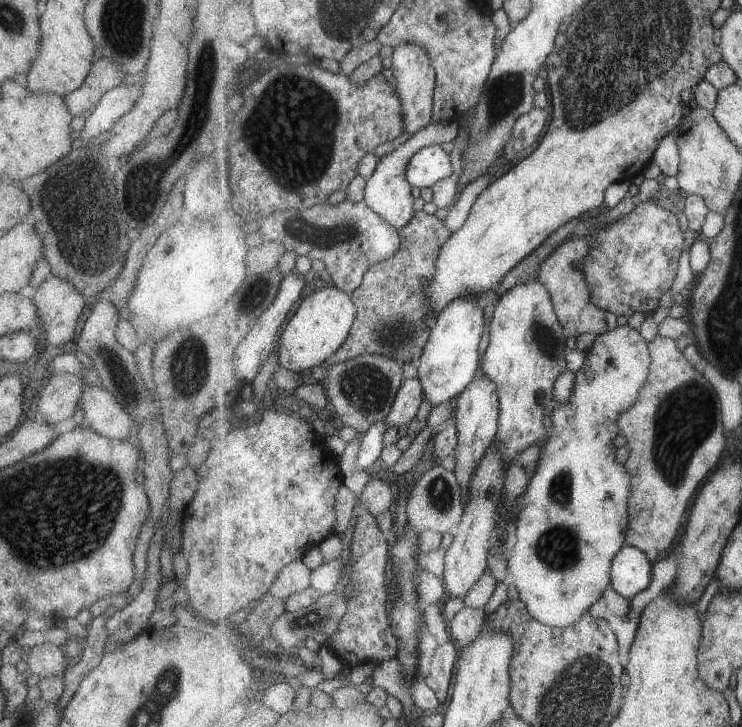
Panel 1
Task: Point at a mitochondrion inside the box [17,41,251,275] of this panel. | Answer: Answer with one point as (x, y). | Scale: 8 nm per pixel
(147, 182)

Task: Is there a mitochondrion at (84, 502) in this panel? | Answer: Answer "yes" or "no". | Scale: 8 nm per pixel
yes

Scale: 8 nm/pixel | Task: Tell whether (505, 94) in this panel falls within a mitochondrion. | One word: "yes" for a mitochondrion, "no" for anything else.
yes

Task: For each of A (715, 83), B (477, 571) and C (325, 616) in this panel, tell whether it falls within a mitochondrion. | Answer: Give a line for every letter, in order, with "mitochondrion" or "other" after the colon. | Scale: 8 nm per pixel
A: other
B: other
C: mitochondrion

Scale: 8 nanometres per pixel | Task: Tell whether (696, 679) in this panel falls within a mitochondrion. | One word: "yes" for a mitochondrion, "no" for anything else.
no

